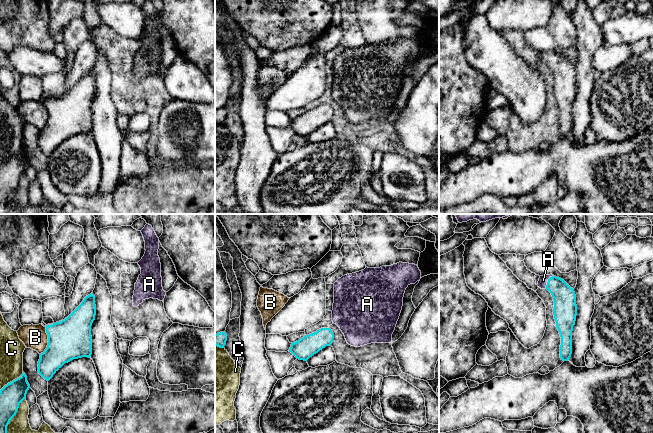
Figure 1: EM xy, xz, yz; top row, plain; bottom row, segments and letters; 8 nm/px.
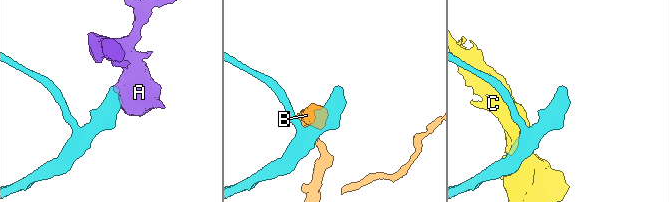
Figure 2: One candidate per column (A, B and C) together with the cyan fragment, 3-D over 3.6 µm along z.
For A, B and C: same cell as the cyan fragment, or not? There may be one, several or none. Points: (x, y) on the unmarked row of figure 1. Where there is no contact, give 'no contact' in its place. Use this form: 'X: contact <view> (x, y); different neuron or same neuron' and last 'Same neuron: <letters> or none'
A: contact yz (548, 57); same neuron
B: contact xy (48, 117); different neuron
C: contact xy (12, 193); different neuron
Same neuron: A

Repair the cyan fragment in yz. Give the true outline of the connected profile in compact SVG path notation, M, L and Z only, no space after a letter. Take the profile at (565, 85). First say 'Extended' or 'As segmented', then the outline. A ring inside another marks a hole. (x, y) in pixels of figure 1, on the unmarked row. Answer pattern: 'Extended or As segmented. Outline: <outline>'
Extended. Outline: M552 50L540 52L538 63L547 65L553 73L553 91L561 113L560 134L568 137L572 130L572 107L577 91L574 65Z

